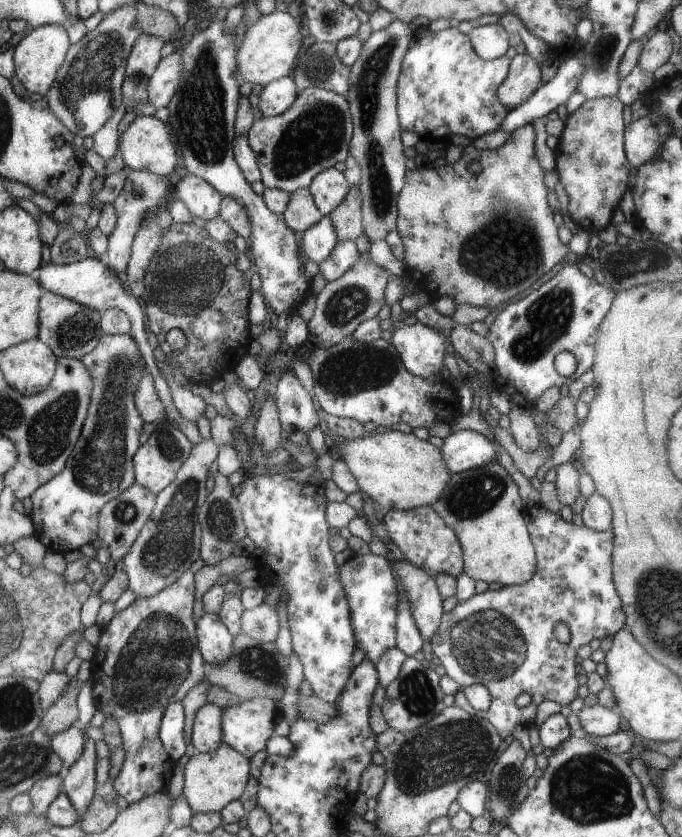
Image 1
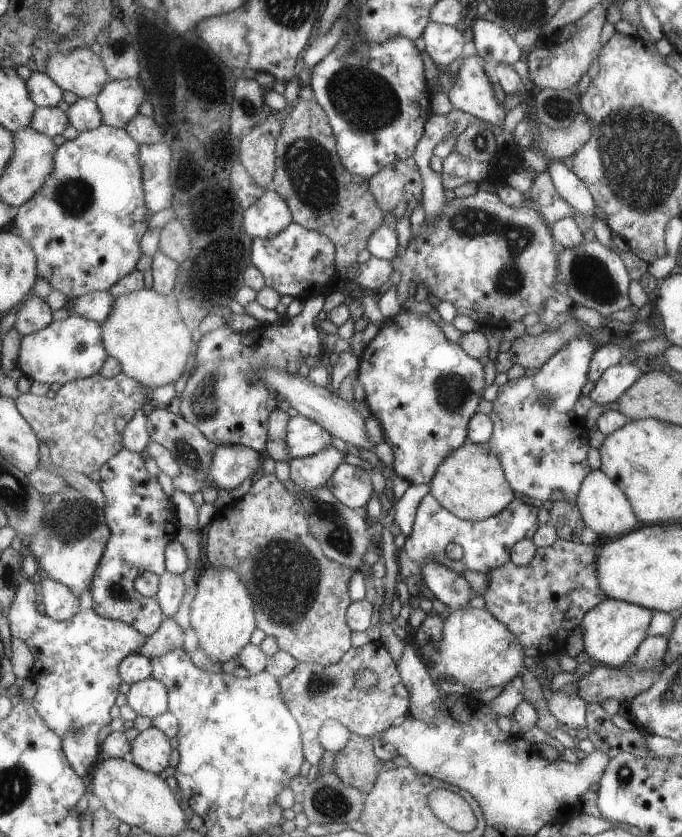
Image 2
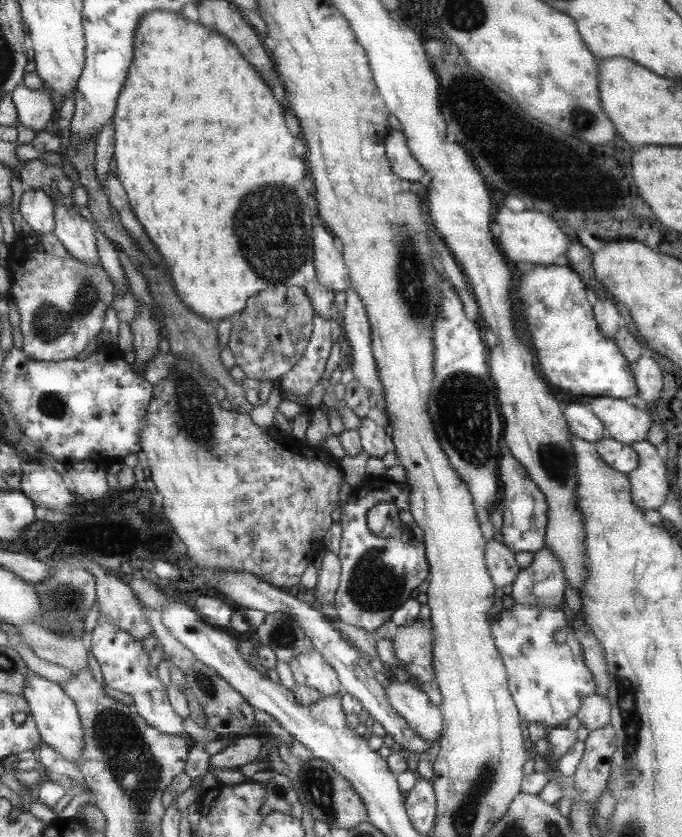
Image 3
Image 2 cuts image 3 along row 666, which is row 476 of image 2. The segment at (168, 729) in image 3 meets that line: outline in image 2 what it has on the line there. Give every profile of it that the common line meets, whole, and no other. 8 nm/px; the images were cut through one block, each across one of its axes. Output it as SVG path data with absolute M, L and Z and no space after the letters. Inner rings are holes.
M123 448L99 471L99 484L107 499L106 519L112 533L96 570L91 594L92 609L98 615L123 621L148 637L159 628L165 615L155 598L145 598L135 590L135 577L143 572L154 575L165 572L164 550L174 540L179 522L170 498L163 493L156 477L149 475L144 461L139 453Z

